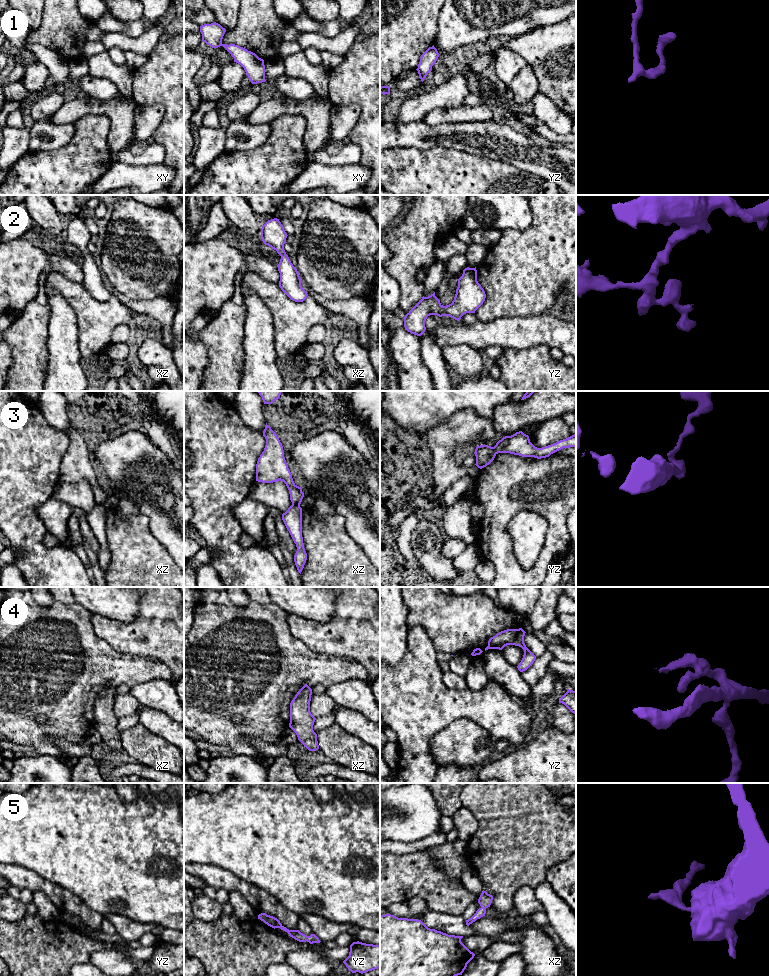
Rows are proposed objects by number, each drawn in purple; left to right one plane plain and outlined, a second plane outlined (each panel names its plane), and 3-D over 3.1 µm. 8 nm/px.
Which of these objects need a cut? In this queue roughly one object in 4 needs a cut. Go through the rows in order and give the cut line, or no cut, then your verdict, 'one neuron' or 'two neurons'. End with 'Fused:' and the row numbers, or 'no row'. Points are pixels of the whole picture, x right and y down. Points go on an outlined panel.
1: cut none; one neuron
2: cut none; one neuron
3: cut xz (292, 503), (299, 505); two neurons
4: cut none; one neuron
5: cut none; one neuron
Fused: 3

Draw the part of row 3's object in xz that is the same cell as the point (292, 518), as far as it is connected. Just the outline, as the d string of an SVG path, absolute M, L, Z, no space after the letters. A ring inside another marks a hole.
M292 504L288 510L282 514L282 520L296 544L297 551L294 555L294 562L298 572L301 574L307 560L307 553L302 537L302 508L300 505Z

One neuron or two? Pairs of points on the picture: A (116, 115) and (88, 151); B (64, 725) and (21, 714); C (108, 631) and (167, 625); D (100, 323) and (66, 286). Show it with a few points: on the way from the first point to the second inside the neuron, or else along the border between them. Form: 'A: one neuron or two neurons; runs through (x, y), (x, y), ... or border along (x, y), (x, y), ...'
A: two neurons; border along (88, 114), (102, 114), (109, 120), (109, 146)
B: one neuron; runs through (53, 714), (51, 712), (32, 712)
C: one neuron; runs through (123, 631), (152, 629)
D: one neuron; runs through (91, 314), (75, 295)

